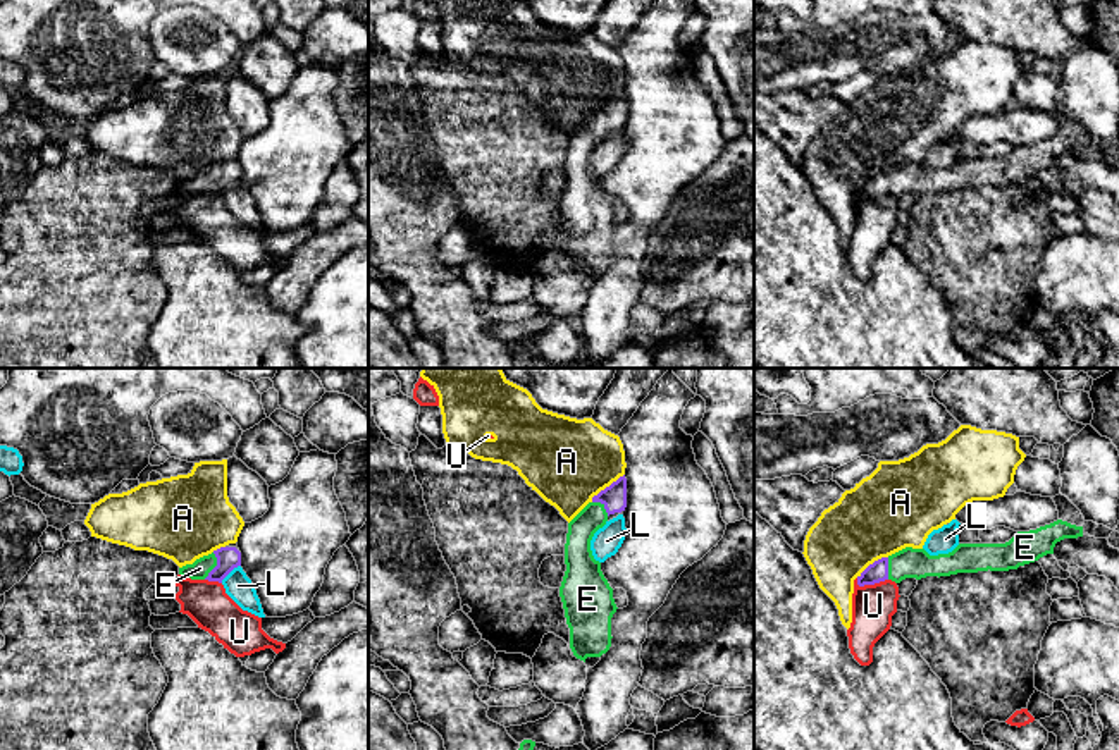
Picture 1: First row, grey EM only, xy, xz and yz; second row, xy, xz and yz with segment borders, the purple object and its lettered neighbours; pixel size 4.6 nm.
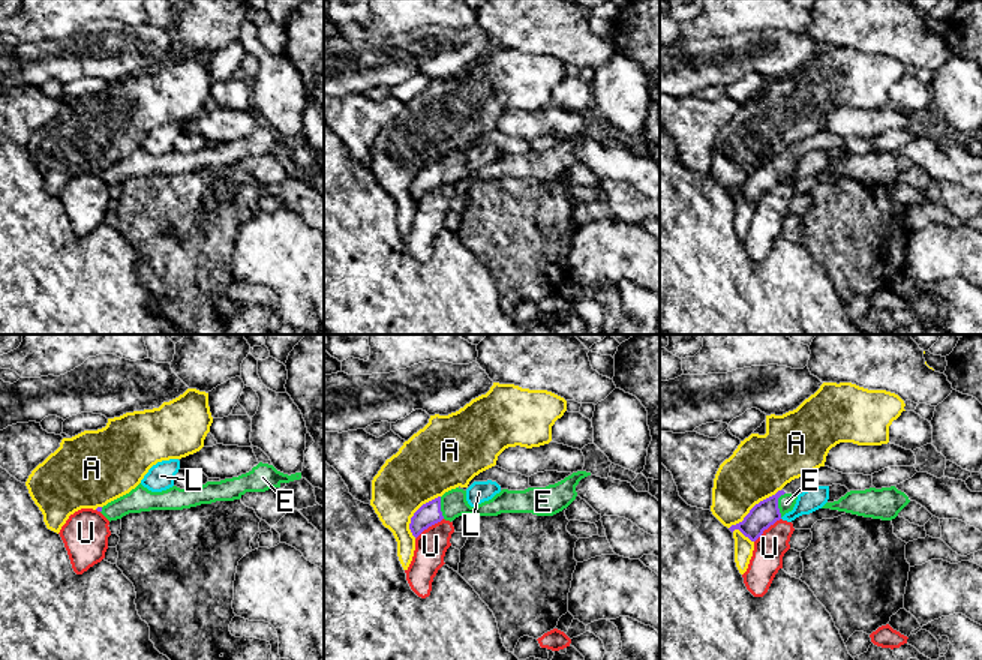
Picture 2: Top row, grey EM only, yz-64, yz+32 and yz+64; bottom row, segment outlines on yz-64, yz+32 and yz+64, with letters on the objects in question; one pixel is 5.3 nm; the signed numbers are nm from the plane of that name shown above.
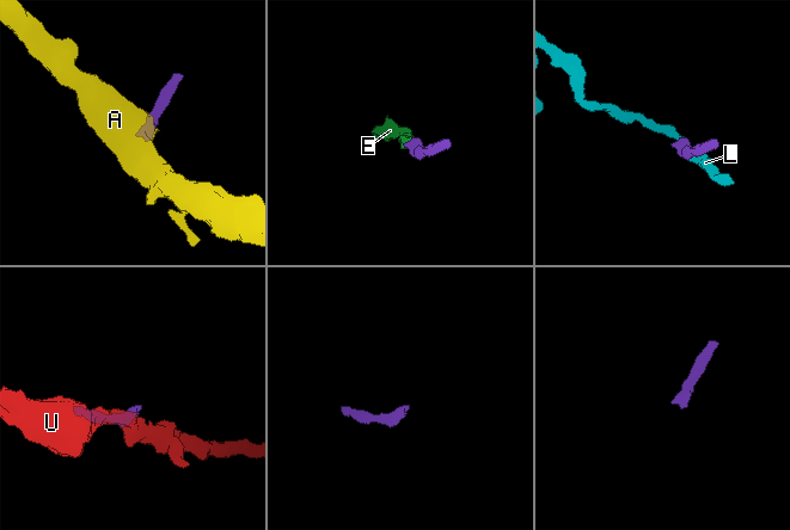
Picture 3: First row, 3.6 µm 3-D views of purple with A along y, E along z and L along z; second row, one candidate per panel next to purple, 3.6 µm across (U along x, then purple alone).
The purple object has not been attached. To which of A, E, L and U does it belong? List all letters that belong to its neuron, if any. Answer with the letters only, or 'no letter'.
E

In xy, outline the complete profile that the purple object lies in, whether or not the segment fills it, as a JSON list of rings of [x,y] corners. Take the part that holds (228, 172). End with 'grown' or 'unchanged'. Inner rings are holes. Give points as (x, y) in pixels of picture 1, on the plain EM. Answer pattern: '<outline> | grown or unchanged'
[[[220,162],[193,179],[179,182],[182,193],[219,196],[241,181],[241,167],[236,162]]] | grown

